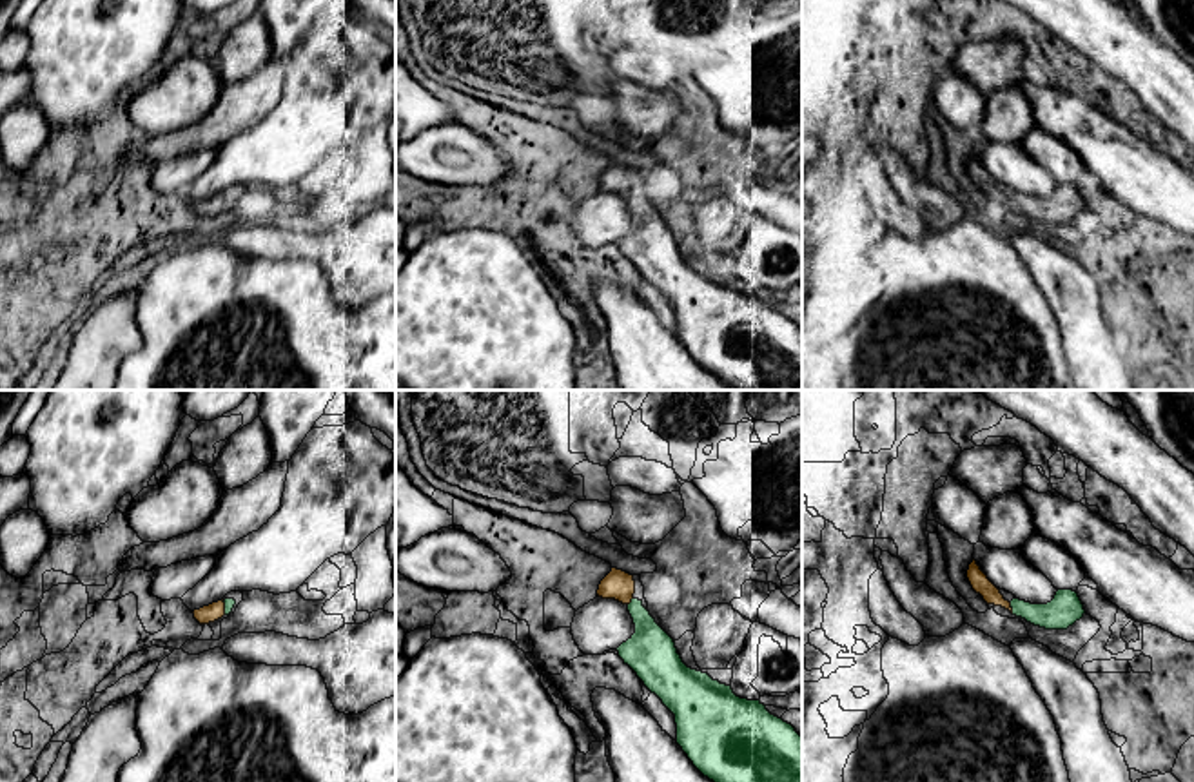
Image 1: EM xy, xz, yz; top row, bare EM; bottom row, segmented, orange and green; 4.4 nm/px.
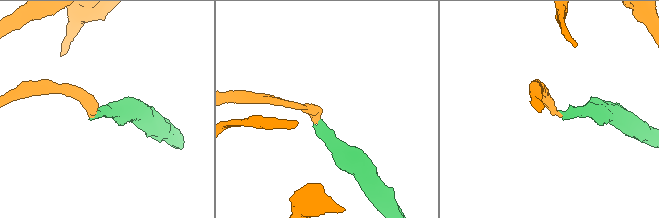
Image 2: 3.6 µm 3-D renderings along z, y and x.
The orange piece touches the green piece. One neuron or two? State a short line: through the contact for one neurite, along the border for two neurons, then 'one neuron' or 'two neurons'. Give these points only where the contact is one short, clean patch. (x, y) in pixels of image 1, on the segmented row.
yz (977, 577), (997, 599), (1011, 608), (1066, 608) | one neuron

